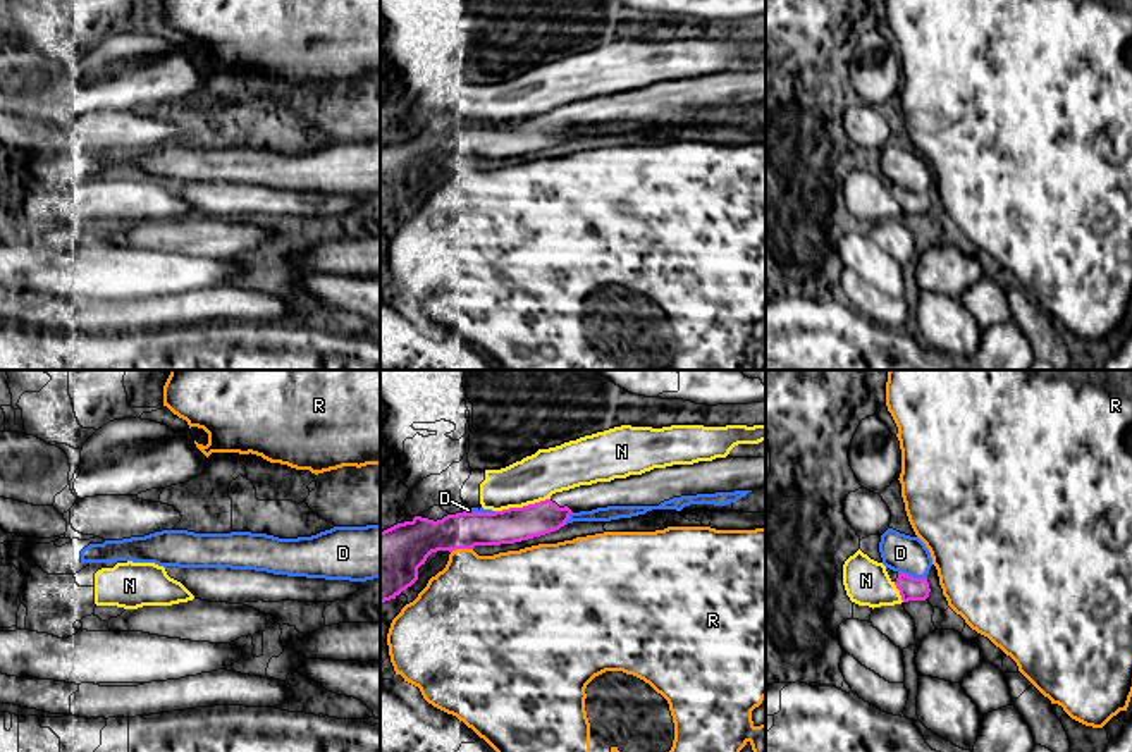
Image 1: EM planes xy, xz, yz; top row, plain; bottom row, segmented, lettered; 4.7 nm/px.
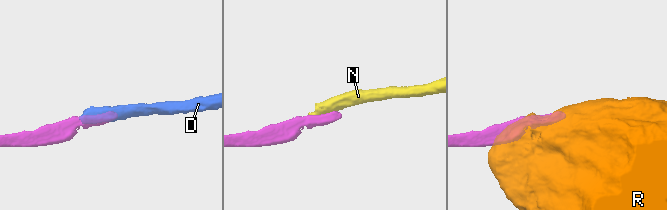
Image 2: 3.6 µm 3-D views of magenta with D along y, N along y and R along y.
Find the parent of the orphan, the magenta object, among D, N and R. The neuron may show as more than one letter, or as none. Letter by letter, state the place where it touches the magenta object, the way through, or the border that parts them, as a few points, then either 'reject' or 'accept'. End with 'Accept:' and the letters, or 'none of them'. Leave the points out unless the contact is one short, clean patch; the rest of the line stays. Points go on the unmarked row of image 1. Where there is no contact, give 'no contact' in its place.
D: yz (912, 191) | reject
N: xz (523, 121) | along xz (549, 112), (496, 126) | reject
R: xz (461, 162) | along xz (472, 162), (456, 162), (451, 167) | reject
Accept: none of them

